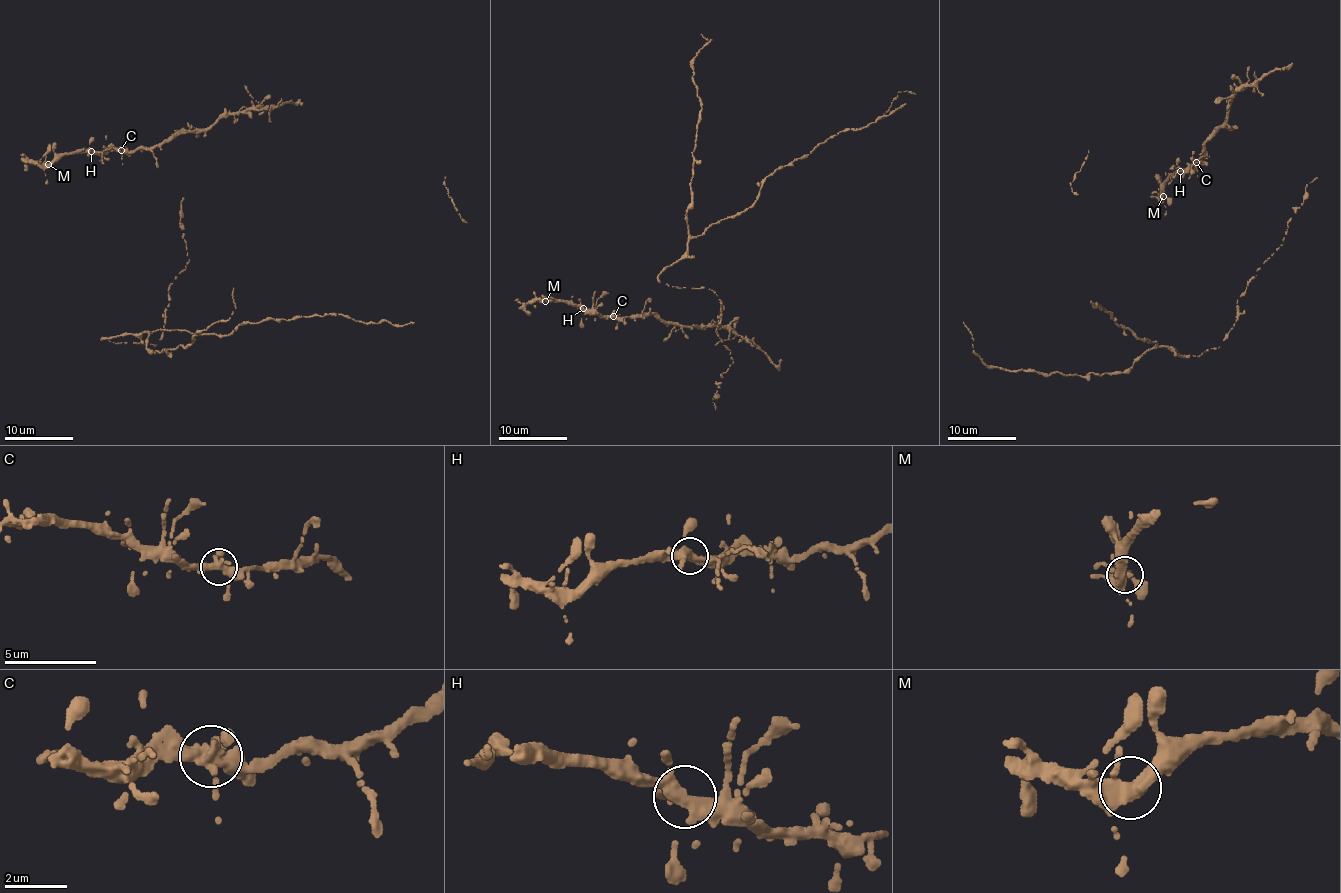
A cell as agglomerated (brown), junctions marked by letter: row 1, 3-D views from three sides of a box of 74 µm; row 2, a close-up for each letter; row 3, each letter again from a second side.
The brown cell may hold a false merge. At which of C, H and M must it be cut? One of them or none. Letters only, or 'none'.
none

